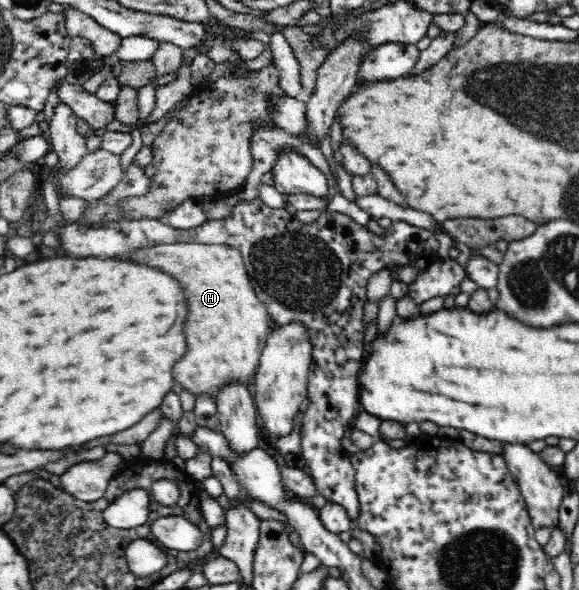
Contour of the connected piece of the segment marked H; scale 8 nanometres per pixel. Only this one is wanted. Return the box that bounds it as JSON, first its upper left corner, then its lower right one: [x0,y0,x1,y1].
[132,243,274,402]

